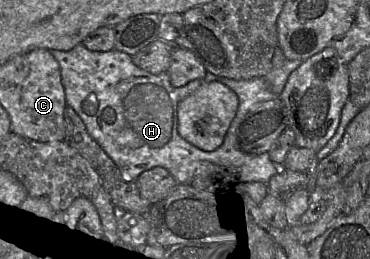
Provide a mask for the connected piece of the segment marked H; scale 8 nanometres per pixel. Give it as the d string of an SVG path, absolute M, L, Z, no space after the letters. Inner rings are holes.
M78 44L69 51L49 51L60 67L66 105L75 110L83 121L88 134L115 163L123 181L134 182L144 171L154 167L162 167L171 174L177 185L186 185L190 184L196 175L196 170L203 163L213 163L222 167L220 173L224 173L237 189L265 188L266 190L272 176L280 170L279 166L270 160L268 153L247 156L237 146L237 130L245 116L256 107L261 106L262 103L279 96L290 74L304 62L287 59L279 47L275 50L272 58L272 69L265 78L234 80L207 72L202 80L193 80L181 87L172 86L168 72L154 75L142 70L133 63L131 56L117 49L106 52L90 51L83 44ZM210 82L220 82L232 90L238 97L238 108L221 145L214 151L205 152L194 147L178 134L177 107L179 102L194 93L202 83Z

